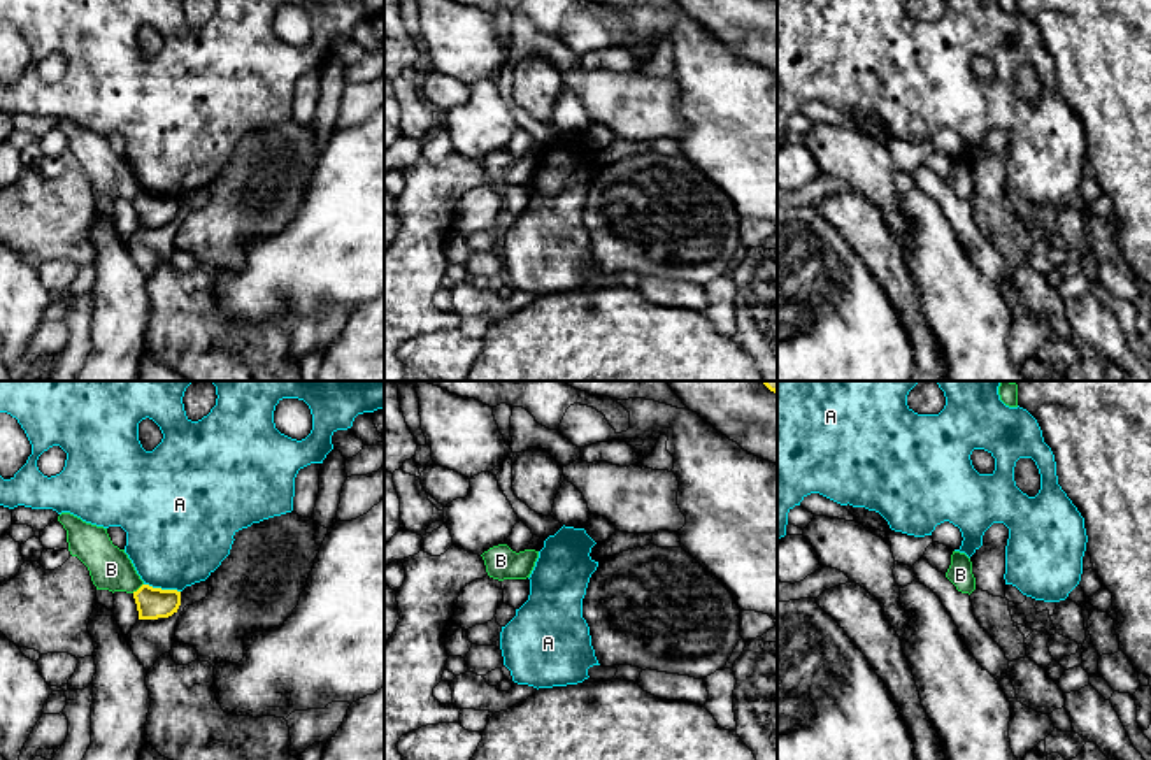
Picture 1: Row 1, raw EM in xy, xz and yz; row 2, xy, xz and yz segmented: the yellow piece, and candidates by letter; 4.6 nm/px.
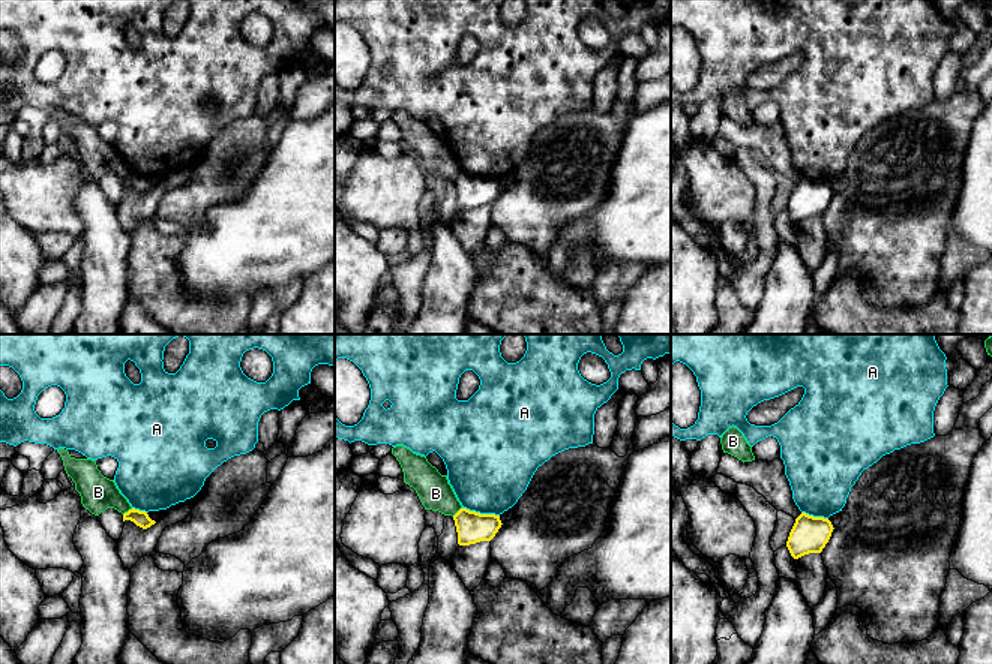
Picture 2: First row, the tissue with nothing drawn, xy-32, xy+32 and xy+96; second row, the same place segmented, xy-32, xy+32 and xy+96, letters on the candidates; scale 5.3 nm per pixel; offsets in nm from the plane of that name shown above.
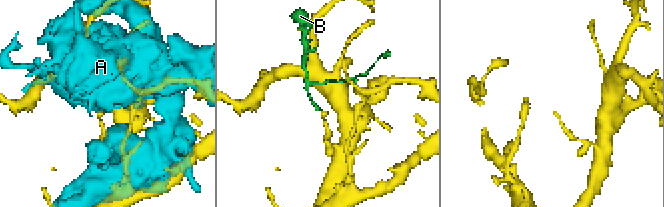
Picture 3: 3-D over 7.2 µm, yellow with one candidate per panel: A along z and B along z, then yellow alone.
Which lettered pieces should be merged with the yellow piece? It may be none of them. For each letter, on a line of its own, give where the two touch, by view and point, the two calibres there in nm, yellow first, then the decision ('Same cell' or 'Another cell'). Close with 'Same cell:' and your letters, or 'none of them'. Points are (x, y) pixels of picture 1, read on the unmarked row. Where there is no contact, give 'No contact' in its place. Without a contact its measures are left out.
A: Touches yellow at xy (160, 195). Thickness 140 nm (yellow) against 460 nm. Another cell
B: Touches yellow at xy (139, 195). Thickness 140 nm (yellow) against 190 nm. Another cell
Same cell: none of them

